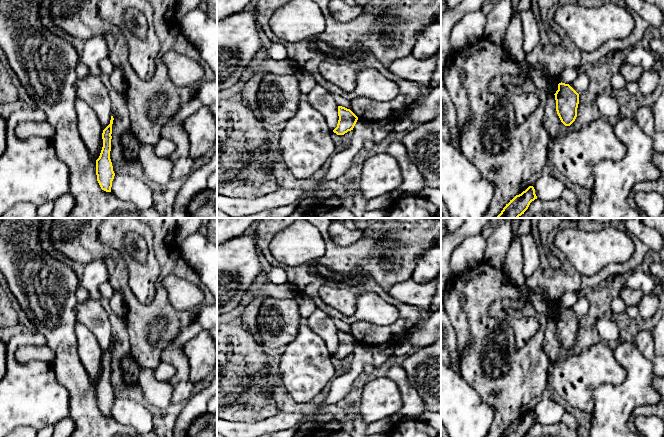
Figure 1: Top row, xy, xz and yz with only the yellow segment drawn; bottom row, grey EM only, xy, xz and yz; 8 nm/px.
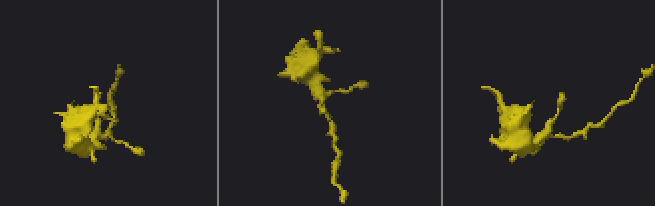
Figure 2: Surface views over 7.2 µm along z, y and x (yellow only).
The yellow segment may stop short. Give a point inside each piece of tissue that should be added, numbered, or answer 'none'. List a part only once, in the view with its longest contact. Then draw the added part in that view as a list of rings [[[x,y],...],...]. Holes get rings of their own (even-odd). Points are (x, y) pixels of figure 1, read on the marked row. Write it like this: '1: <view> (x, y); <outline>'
none

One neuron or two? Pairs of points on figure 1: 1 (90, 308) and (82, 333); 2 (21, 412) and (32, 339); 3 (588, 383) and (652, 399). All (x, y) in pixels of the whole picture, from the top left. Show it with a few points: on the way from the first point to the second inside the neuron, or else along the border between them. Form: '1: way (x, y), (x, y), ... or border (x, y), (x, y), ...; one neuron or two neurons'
1: border (78, 321), (94, 335), (98, 344); two neurons
2: way (21, 391), (21, 380), (12, 364), (12, 349); one neuron
3: border (621, 381), (600, 384), (593, 393), (593, 409); two neurons

